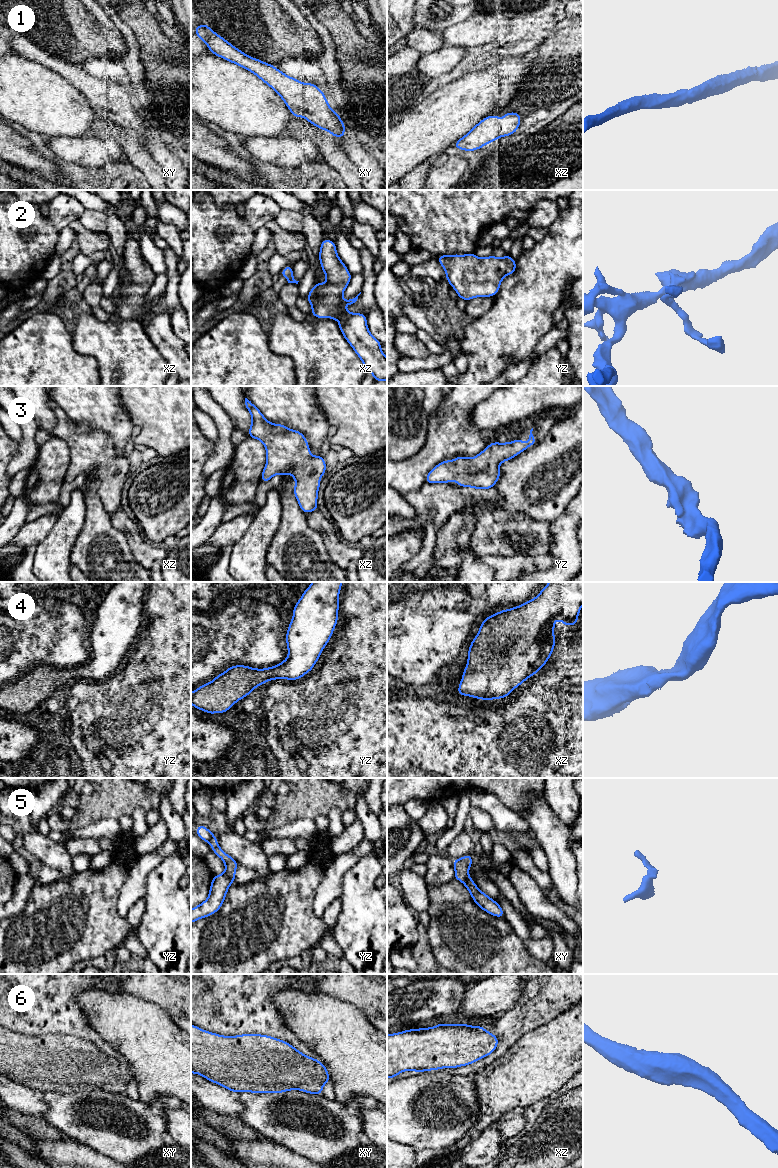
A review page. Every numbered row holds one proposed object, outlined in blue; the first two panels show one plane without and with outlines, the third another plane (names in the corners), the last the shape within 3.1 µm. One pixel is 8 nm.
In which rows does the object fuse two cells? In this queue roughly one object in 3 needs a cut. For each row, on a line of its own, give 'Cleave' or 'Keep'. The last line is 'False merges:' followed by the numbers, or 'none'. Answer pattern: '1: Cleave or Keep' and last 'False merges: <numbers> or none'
1: Keep
2: Keep
3: Keep
4: Keep
5: Cleave
6: Keep
False merges: 5

